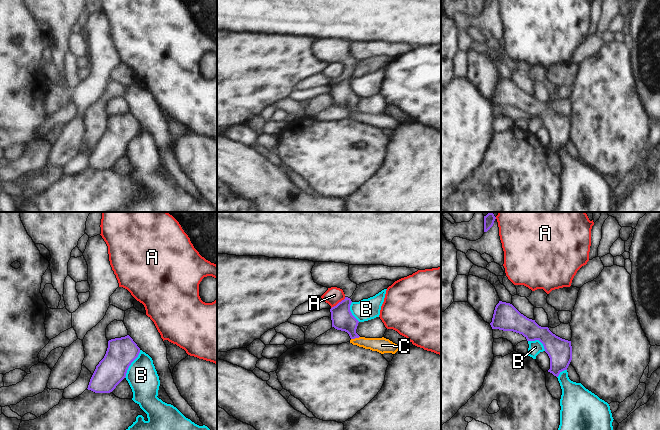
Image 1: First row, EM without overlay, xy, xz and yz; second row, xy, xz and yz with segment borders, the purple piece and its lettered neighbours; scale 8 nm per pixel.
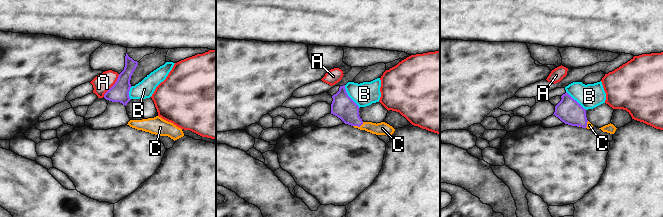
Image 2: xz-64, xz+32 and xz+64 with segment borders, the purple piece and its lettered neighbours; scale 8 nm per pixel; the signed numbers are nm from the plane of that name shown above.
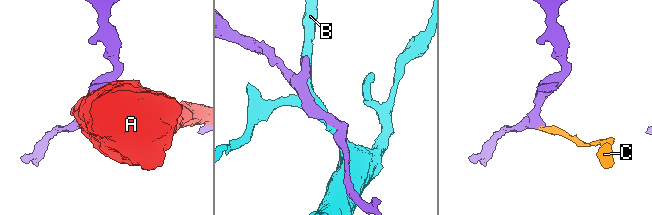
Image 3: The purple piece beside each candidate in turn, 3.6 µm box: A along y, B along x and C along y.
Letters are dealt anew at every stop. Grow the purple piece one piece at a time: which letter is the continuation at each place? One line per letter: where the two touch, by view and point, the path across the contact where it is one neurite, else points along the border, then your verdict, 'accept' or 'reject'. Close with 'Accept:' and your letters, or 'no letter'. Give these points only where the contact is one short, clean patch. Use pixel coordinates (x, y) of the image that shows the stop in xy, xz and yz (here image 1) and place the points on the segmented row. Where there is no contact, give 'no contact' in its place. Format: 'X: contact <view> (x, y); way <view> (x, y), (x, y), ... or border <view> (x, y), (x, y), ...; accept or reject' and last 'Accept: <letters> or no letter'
A: contact xz (339, 302); reject
B: contact xy (130, 364); border xy (140, 350), (124, 377); reject
C: contact xz (355, 337); way xz (342, 319), (350, 327), (355, 337), (359, 341), (382, 345); accept
Accept: C

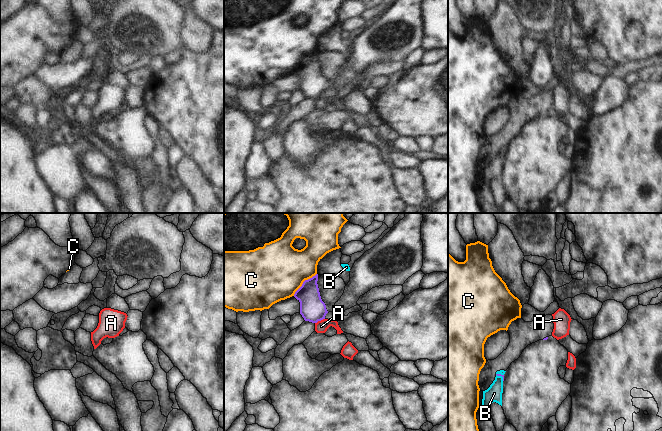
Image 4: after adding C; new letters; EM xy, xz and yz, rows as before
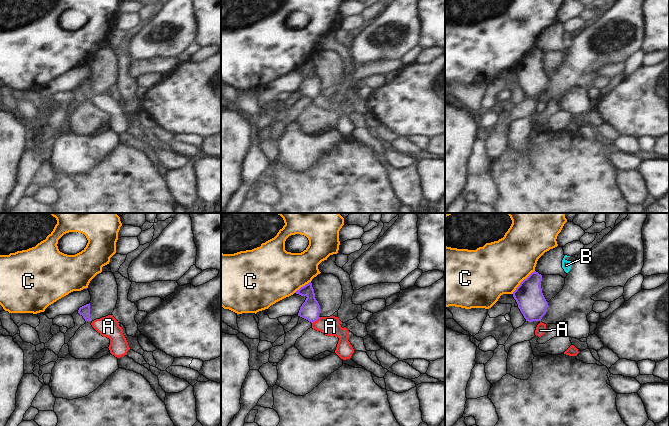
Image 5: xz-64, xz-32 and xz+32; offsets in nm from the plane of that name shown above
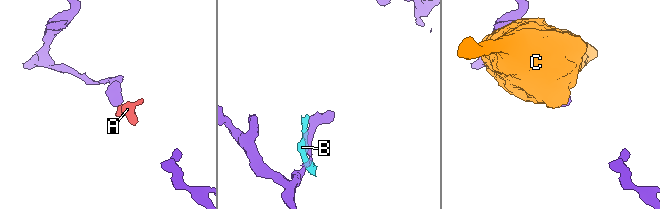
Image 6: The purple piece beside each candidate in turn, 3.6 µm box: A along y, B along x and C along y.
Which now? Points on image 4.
A: contact xz (319, 320); accept
B: contact yz (501, 375); border yz (496, 373), (503, 380); reject
C: contact xz (303, 282); reject
Accept: A

